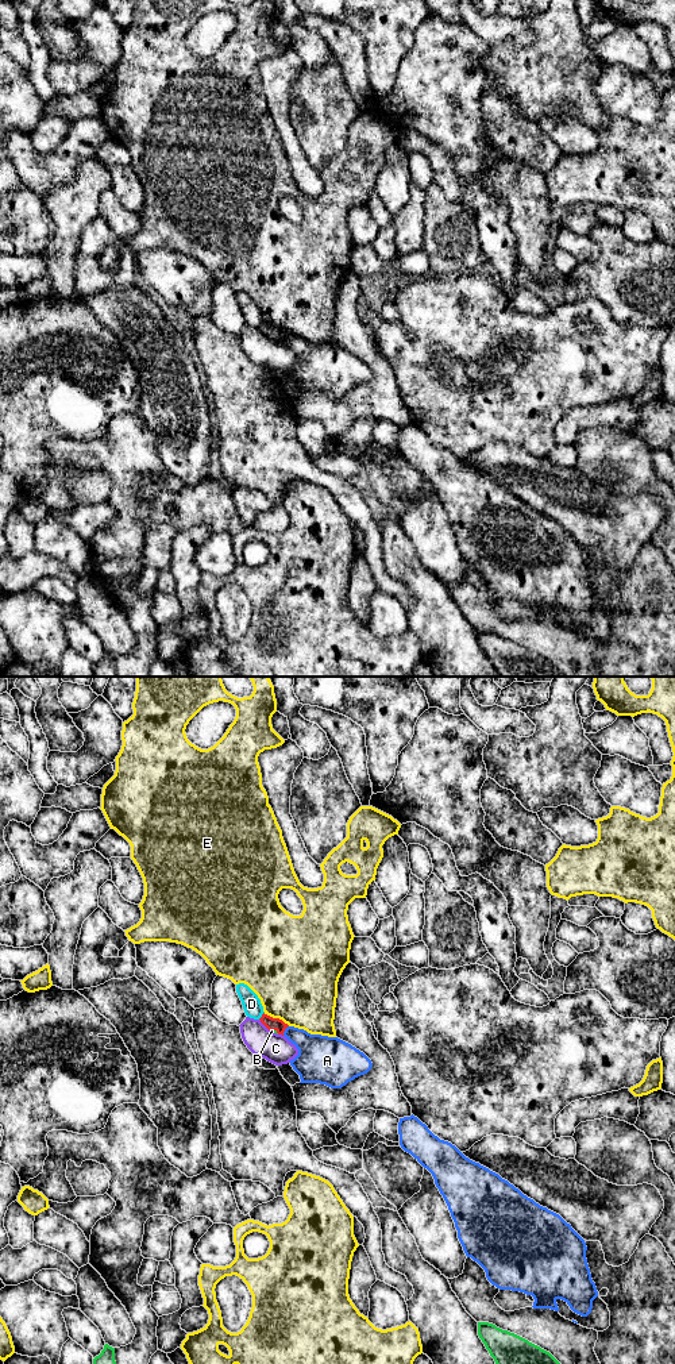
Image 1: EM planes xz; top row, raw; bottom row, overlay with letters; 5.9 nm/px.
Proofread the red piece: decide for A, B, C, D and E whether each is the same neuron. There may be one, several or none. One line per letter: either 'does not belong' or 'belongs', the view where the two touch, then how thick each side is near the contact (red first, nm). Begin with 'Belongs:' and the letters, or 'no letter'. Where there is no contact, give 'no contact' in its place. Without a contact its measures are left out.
Belongs: no letter
A: does not belong | xz | 80/240 nm
B: does not belong | xz | 80/20 nm
C: does not belong | xz | 80/180 nm
D: does not belong | xz | 80/110 nm
E: does not belong | xz | 80/480 nm

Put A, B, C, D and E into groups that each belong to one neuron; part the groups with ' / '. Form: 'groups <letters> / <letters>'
groups A / B / C / D / E

